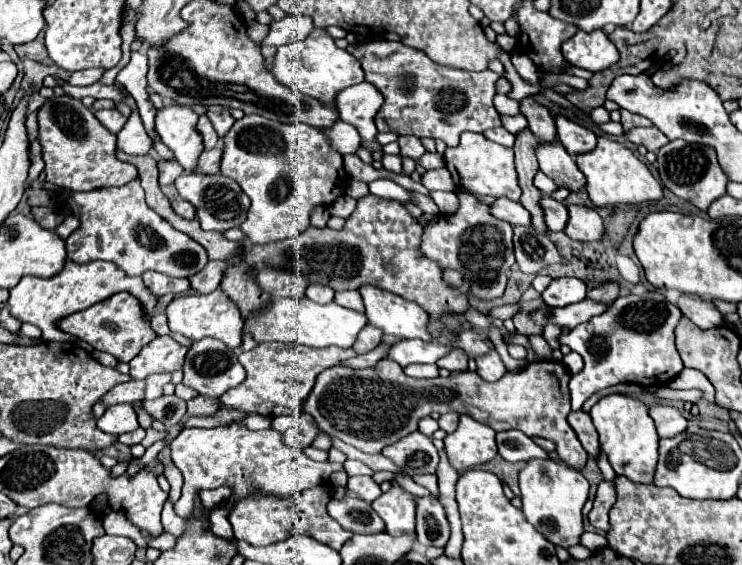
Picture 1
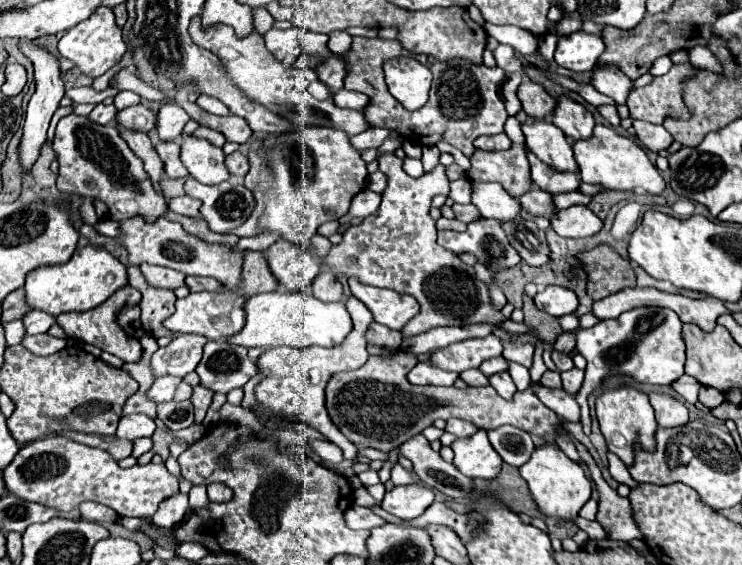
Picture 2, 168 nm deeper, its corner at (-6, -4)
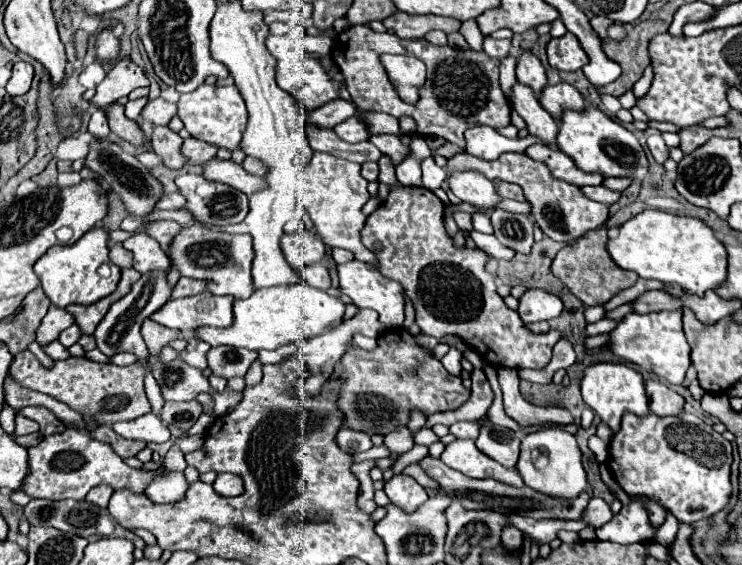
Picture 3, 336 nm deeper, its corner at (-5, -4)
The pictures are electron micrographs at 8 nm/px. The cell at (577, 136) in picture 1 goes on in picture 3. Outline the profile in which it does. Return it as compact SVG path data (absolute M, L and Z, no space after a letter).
M557 83L557 85L545 87L543 95L539 95L539 103L557 121L561 119L563 111L571 111L571 109L583 111L585 109L585 101L581 93L569 83Z

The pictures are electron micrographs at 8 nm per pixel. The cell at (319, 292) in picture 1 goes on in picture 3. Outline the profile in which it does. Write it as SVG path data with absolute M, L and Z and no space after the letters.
M315 263L315 265L305 267L303 277L311 287L317 287L321 291L327 291L331 287L331 277L329 277L329 271L325 269L323 263Z

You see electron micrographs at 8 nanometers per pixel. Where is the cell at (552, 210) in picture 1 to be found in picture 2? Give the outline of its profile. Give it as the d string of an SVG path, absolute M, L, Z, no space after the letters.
M532 187L530 191L526 191L524 195L520 195L520 205L526 207L532 215L542 215L542 217L552 217L556 213L554 205L552 205L552 195L538 189L538 187Z

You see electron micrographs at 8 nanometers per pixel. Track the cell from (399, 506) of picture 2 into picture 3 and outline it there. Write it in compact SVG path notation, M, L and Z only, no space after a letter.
M393 475L385 483L385 489L383 491L387 493L389 501L395 507L399 507L399 509L403 509L407 513L415 511L421 503L425 503L429 499L427 491L415 479L407 477L407 475Z

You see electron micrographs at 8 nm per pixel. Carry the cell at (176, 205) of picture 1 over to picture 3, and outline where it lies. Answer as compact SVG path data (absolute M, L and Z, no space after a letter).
M181 193L163 195L157 203L157 209L183 209L183 207L185 207L185 197Z

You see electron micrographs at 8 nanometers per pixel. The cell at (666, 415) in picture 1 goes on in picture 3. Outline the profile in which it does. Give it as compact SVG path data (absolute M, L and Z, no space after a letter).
M647 381L647 397L649 397L649 409L655 415L679 415L683 411L685 399L669 389L665 383L659 381Z

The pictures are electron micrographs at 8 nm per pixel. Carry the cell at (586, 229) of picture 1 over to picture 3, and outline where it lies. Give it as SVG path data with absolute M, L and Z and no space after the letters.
M457 153L447 161L445 171L447 171L447 177L453 175L455 171L477 171L477 173L485 175L487 179L497 177L501 181L517 183L523 189L523 193L527 195L527 201L533 205L535 223L553 241L571 243L571 241L579 239L581 235L585 235L587 231L601 227L609 217L607 215L607 205L601 205L601 203L595 203L595 201L583 197L579 187L555 179L549 173L549 169L543 167L543 163L537 163L537 161L529 159L525 153L503 153L495 161L483 161L483 159L477 159L473 155L469 155L469 153Z

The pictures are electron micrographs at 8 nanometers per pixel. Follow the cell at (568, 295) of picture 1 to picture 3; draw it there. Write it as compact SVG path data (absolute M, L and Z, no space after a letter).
M529 289L521 299L519 299L519 317L523 323L535 323L535 321L549 321L555 319L563 313L563 301L547 293L543 289Z

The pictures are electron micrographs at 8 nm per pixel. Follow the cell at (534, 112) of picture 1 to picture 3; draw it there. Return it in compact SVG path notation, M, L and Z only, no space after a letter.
M523 53L517 61L517 83L523 83L533 89L535 95L547 87L547 75L541 61L533 53Z

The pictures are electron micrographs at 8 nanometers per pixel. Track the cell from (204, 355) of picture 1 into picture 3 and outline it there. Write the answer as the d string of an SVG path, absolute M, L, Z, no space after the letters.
M227 345L211 347L207 351L207 367L211 369L213 375L219 375L223 379L243 377L255 359L257 359L255 351L227 347Z

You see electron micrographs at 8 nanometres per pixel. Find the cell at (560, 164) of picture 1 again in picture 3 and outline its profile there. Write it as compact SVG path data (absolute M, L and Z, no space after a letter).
M515 85L513 87L513 95L511 95L511 103L515 107L515 111L523 117L523 121L527 123L527 131L531 137L537 137L539 141L543 141L549 147L555 147L555 139L559 135L559 125L557 121L541 107L539 99L535 97L535 93L525 87L525 85Z

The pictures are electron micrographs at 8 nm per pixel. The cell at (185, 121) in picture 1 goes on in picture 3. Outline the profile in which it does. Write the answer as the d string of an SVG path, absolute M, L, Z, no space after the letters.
M211 159L203 165L203 177L209 179L209 181L217 181L217 183L225 183L225 185L231 185L247 195L263 189L263 179L261 177L255 177L255 175L249 175L241 165L237 165L235 161L231 159Z

